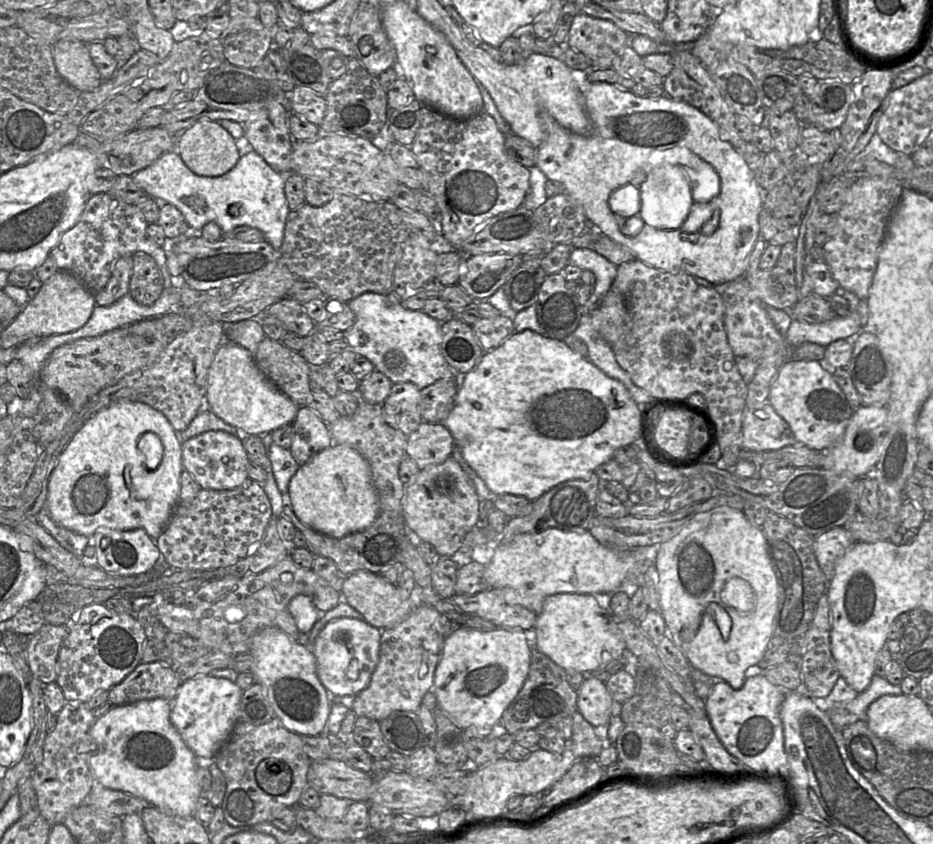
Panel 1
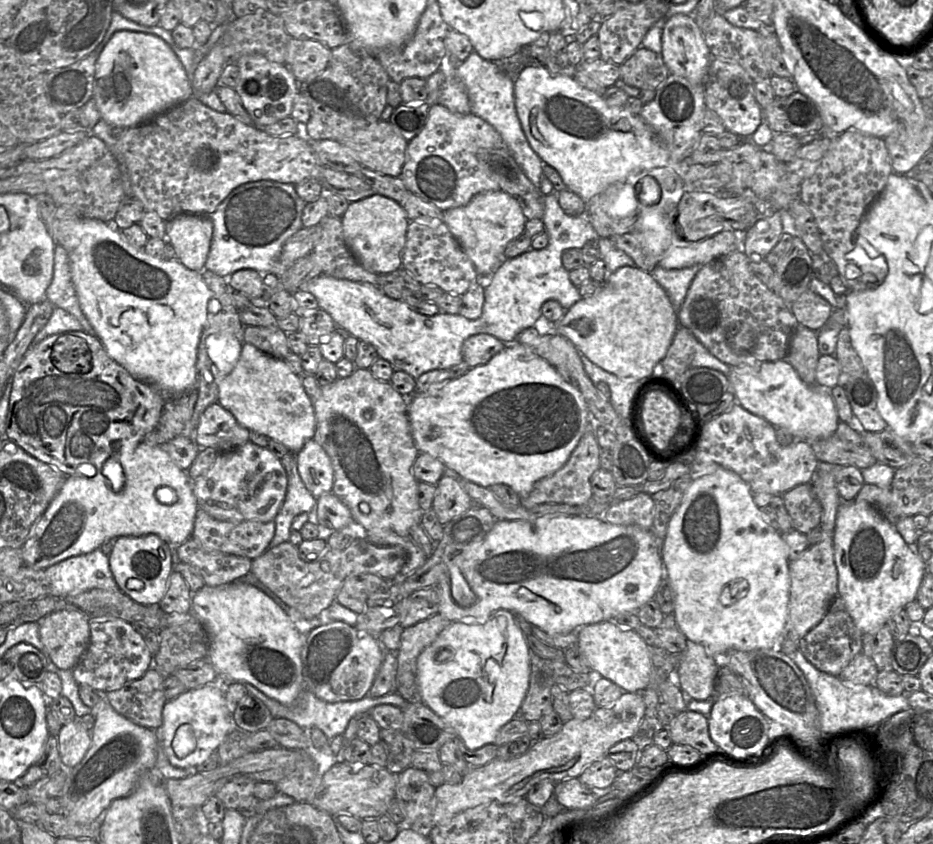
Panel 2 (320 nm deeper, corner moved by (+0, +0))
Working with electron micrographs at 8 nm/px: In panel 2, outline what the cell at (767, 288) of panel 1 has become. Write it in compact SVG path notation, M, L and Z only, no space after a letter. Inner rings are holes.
M810 289L804 291L790 306L797 324L813 331L820 331L829 320L834 308Z

